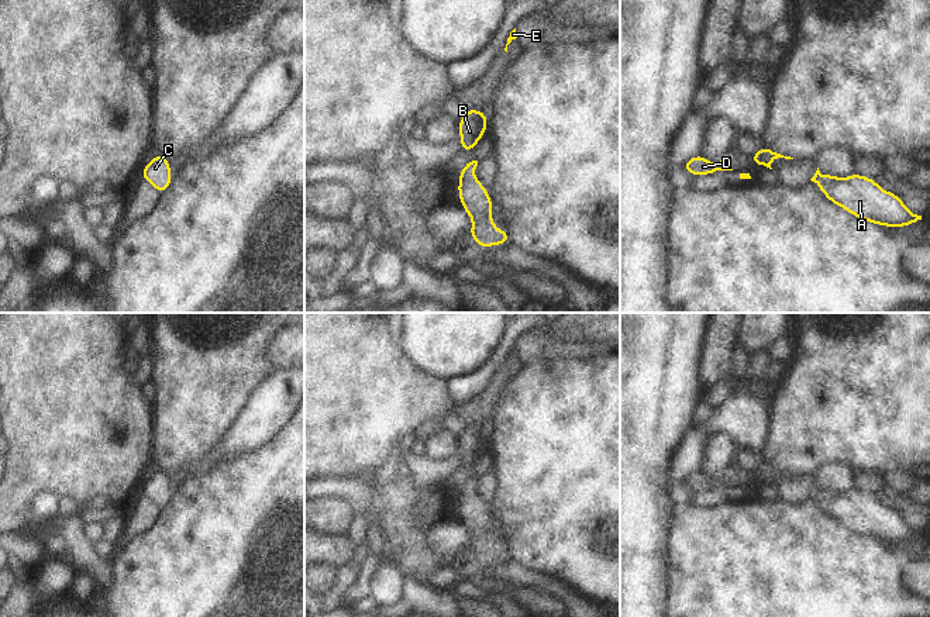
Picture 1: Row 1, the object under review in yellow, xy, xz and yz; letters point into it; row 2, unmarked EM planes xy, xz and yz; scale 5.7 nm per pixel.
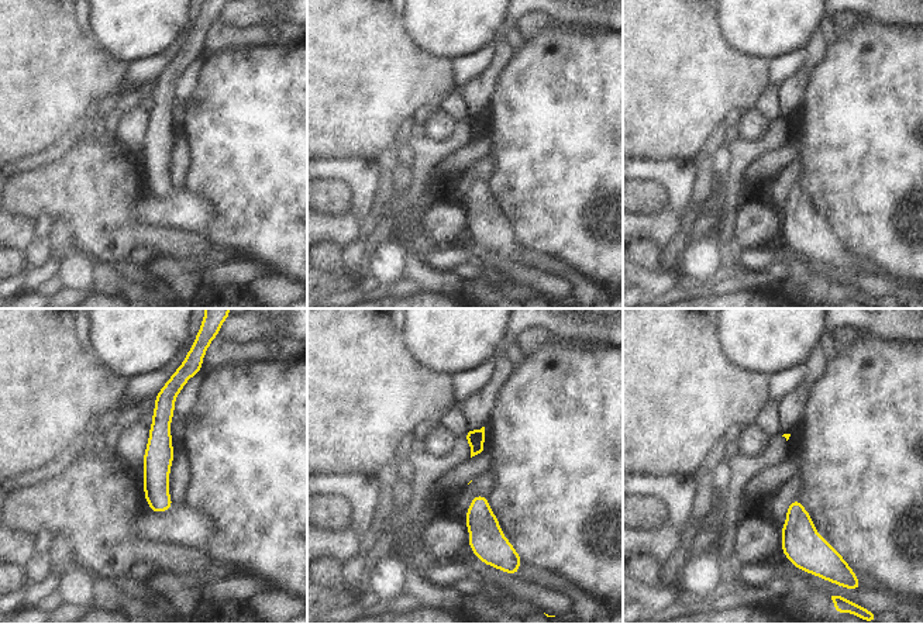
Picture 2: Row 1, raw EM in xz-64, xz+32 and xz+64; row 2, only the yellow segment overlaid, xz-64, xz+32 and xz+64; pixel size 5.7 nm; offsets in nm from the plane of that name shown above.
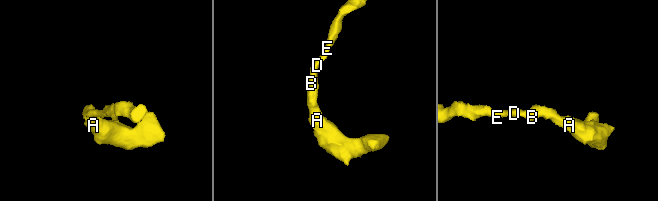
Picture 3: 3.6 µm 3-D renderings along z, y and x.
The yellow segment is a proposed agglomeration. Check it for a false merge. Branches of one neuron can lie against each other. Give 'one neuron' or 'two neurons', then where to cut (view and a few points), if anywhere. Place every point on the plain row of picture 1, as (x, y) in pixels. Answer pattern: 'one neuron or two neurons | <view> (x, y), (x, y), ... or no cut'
one neuron | no cut

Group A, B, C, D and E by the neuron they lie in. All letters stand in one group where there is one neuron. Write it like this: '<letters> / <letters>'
A B C D E

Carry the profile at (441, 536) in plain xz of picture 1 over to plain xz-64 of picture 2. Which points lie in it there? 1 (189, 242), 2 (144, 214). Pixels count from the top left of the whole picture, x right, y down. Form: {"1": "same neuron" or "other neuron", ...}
{"1": "other neuron", "2": "same neuron"}

